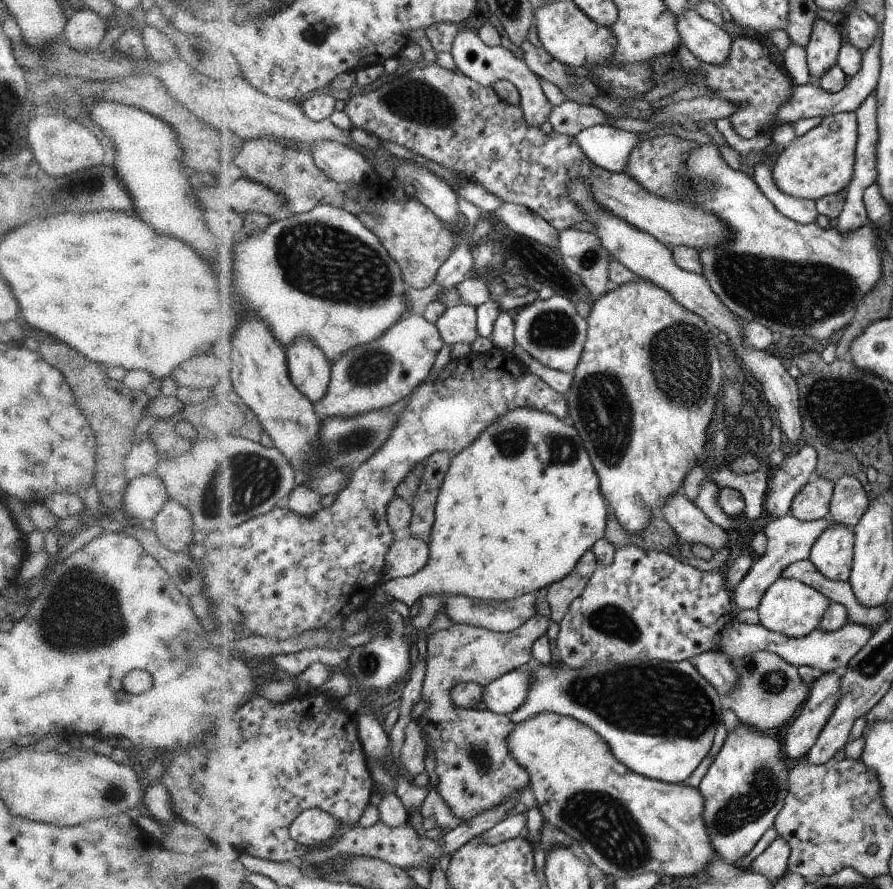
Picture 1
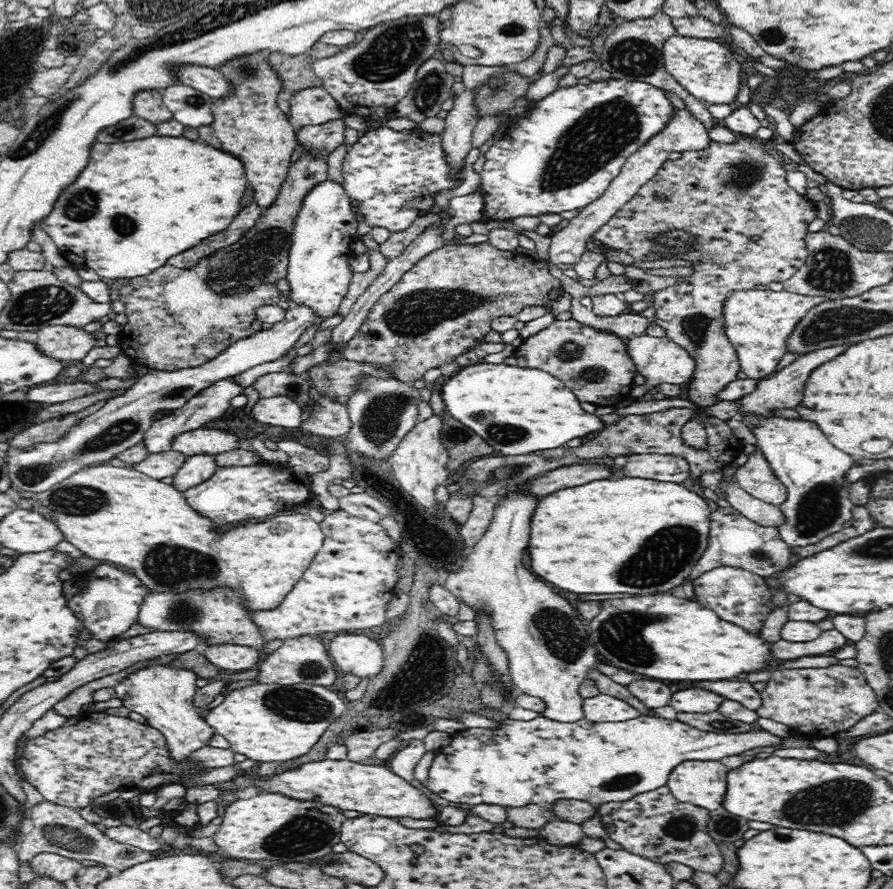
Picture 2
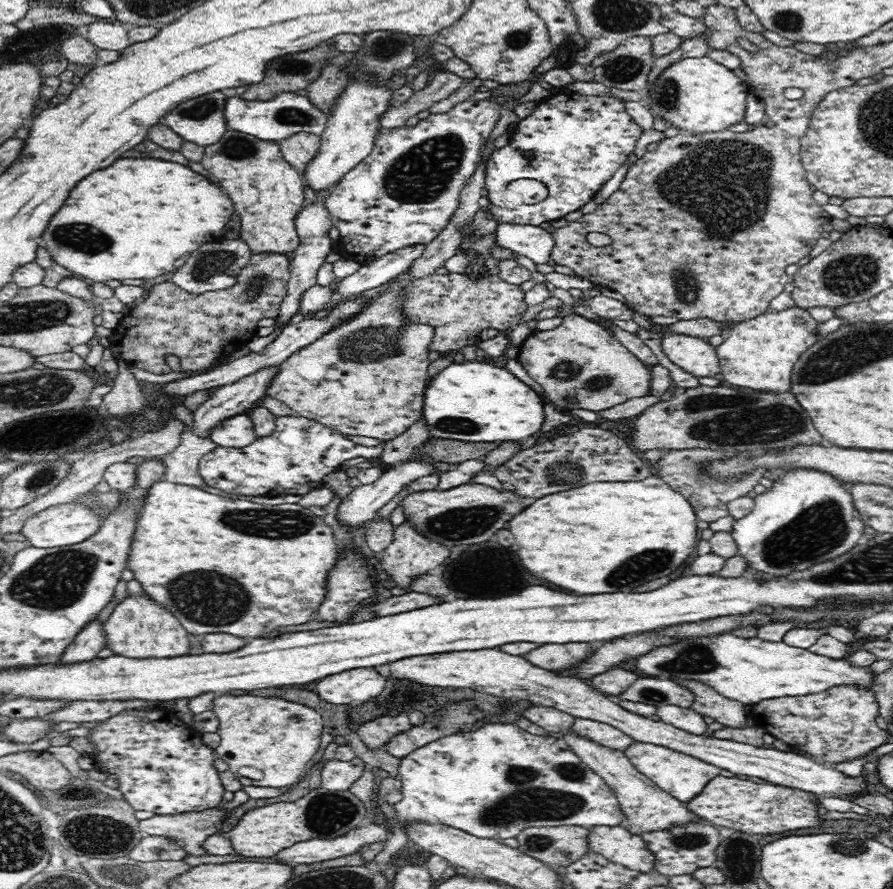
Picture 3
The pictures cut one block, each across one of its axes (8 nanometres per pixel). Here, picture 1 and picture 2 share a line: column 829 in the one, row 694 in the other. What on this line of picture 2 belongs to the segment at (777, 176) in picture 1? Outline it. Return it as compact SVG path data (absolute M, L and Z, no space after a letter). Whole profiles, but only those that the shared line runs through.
M167 664L138 670L113 687L115 696L122 699L123 705L130 711L142 714L150 726L161 730L172 754L184 758L187 754L193 754L194 750L208 746L210 738L215 734L214 727L206 722L204 714L192 702L199 688L197 679L194 672L172 668Z

